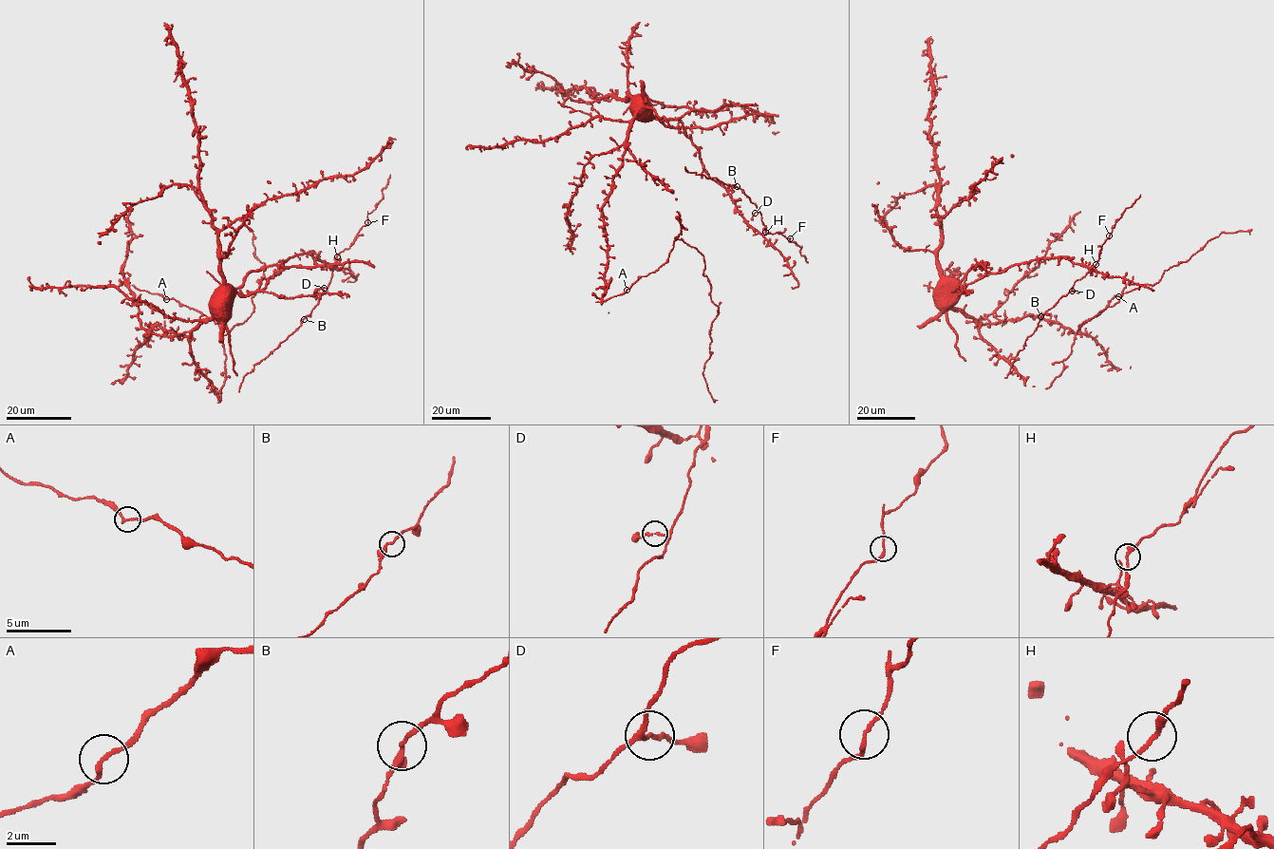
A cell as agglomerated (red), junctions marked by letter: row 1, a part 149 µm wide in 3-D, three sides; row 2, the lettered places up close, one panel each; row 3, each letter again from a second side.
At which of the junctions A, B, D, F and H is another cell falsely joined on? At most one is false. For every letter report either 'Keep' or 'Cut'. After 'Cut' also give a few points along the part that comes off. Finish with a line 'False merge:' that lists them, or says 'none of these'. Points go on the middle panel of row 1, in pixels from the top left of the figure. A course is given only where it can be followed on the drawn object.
A: Keep
B: Keep
D: Keep
F: Keep
H: Keep
False merge: none of these

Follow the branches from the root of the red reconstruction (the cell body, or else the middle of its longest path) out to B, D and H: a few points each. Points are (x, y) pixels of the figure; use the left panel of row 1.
B: (219, 306), (221, 297), (260, 292), (282, 262), (309, 252), (336, 264), (327, 291), (304, 319)
D: (219, 306), (221, 297), (260, 292), (282, 262), (309, 252), (336, 264), (324, 288)
H: (219, 306), (216, 302), (221, 297), (260, 292), (290, 256), (309, 252), (332, 264), (337, 256)

